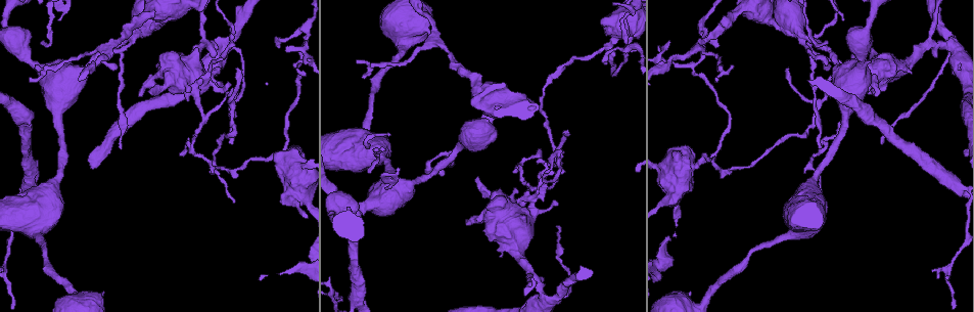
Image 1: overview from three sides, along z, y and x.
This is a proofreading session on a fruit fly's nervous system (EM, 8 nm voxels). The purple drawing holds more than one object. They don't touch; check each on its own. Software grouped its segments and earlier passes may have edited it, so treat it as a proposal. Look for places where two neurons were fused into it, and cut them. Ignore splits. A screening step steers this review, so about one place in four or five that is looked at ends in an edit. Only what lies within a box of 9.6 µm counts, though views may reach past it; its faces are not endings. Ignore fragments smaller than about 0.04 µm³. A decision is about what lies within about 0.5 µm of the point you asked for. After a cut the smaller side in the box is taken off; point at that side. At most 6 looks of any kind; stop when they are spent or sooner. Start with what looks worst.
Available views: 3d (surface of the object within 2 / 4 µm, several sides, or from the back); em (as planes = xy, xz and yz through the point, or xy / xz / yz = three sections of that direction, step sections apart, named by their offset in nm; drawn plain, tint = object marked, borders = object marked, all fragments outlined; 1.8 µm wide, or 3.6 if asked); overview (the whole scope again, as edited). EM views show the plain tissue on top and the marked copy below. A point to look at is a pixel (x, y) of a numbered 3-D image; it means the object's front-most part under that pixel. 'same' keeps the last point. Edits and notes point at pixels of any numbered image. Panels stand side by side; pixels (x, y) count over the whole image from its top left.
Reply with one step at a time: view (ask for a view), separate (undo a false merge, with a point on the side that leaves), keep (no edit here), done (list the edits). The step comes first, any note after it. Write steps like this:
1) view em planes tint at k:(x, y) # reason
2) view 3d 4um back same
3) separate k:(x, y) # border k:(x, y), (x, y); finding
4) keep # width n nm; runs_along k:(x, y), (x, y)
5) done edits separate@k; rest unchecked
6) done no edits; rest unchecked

view em 3.6um xy step 4 tint at 1:(188, 82) # thick turns thin

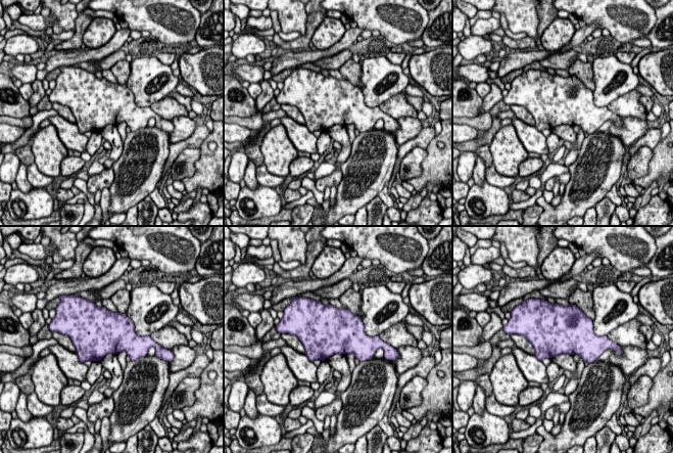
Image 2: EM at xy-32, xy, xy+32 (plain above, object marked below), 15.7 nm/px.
view em 3.6um planes tint same

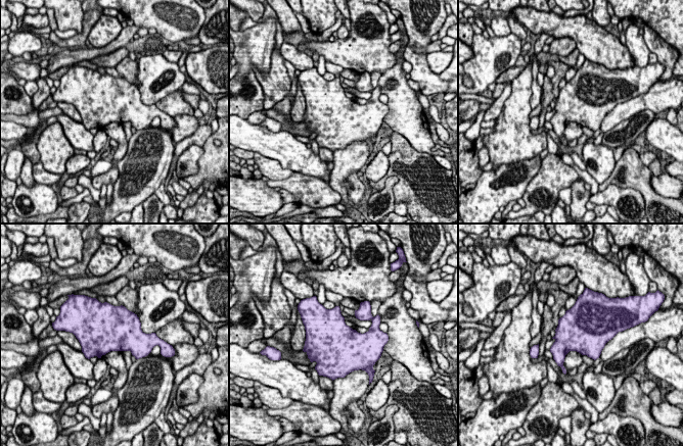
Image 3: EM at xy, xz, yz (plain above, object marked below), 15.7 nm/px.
keep # one neuron here

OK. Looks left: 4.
view em xz step 16 tint at 1:(608, 47) # a fork

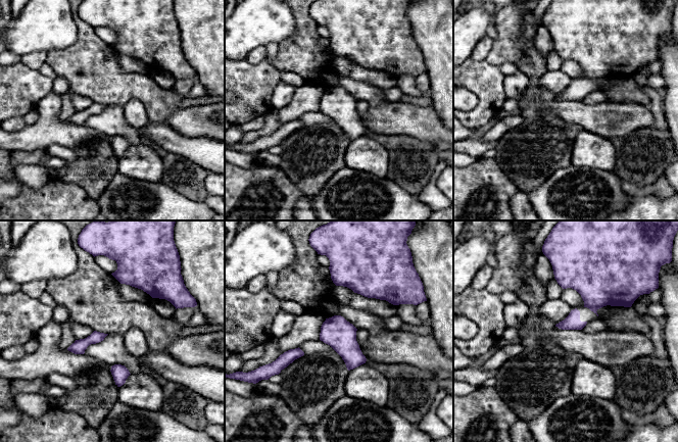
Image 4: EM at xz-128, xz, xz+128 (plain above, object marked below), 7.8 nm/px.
keep # continuous, no second neuron

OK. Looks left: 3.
view em 3.6um xy step 8 tint at 1:(359, 301) # sharp bend

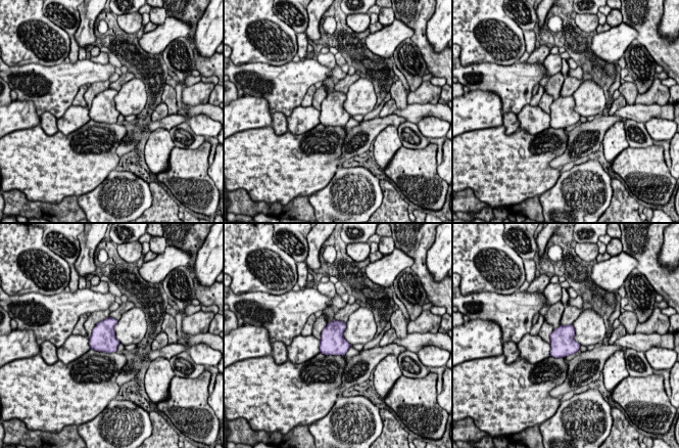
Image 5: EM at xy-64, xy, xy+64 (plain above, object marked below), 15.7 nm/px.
view em 3.6um planes tint same

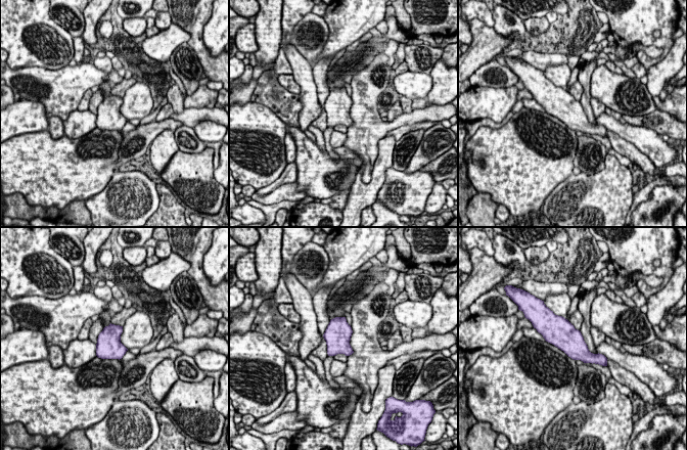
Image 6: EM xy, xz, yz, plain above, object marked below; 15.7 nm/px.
keep # width 400 nm; continuous, no second neuron

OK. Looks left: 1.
done no edits; rest unchecked

